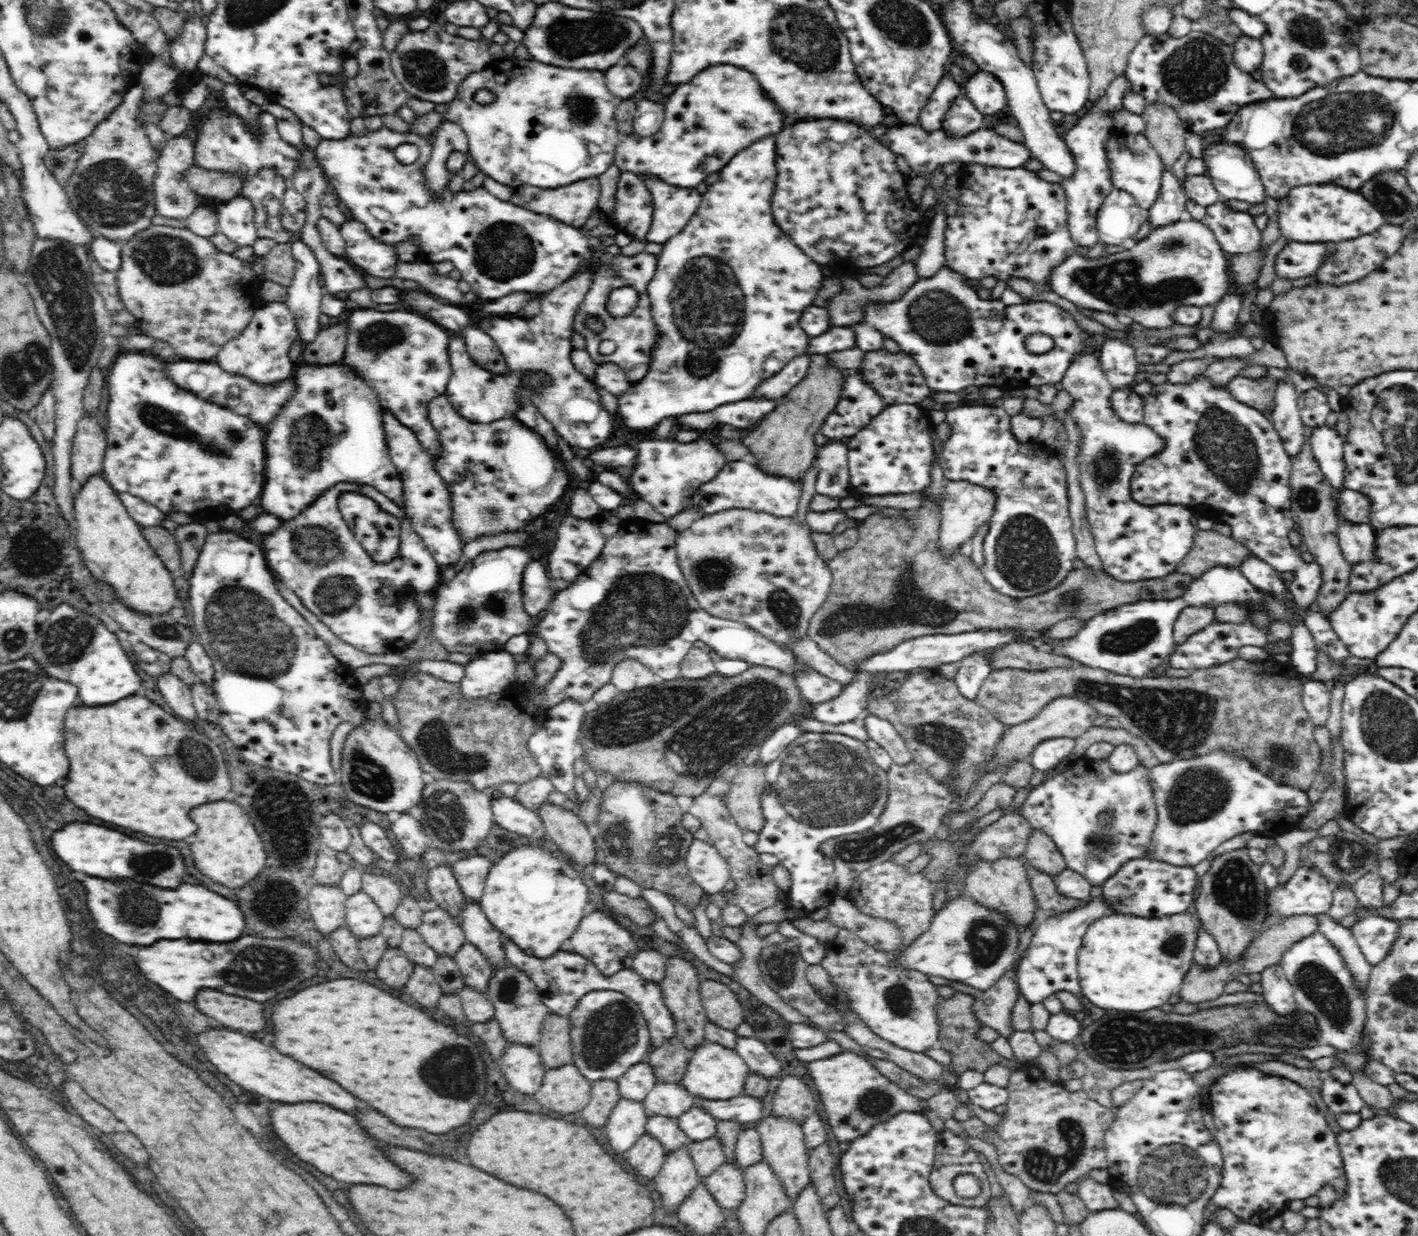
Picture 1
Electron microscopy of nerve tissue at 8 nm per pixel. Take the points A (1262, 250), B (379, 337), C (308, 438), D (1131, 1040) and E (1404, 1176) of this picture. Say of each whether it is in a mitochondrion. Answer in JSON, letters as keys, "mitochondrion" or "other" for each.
{"A":"other","B":"mitochondrion","C":"mitochondrion","D":"mitochondrion","E":"mitochondrion"}

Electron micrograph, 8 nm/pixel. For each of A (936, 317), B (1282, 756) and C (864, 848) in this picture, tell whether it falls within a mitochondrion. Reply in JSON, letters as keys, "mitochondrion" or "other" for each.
{"A":"mitochondrion","B":"mitochondrion","C":"mitochondrion"}

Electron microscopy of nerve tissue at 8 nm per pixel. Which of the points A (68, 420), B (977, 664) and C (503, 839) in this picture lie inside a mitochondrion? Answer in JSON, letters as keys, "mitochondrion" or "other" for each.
{"A":"other","B":"other","C":"other"}

